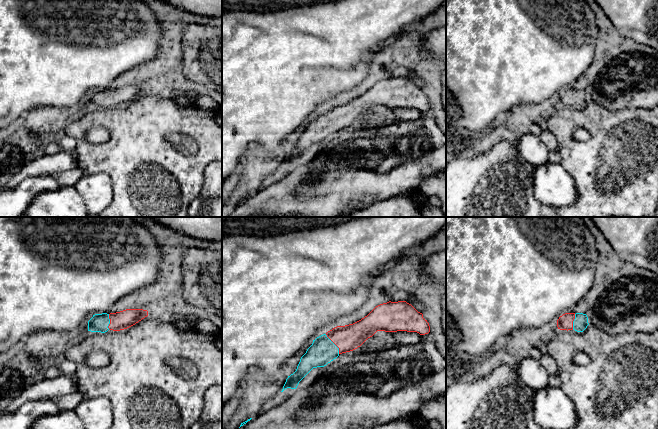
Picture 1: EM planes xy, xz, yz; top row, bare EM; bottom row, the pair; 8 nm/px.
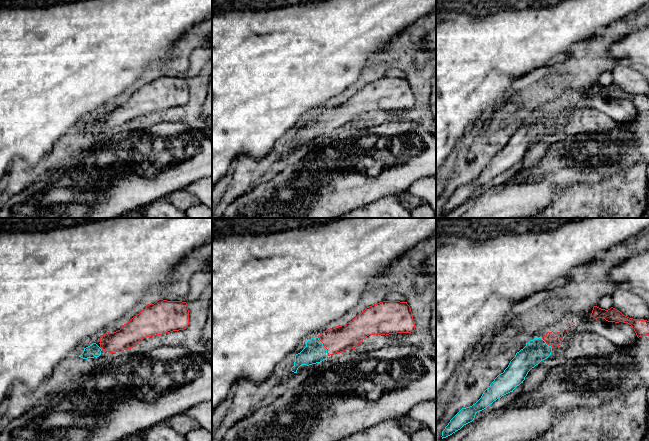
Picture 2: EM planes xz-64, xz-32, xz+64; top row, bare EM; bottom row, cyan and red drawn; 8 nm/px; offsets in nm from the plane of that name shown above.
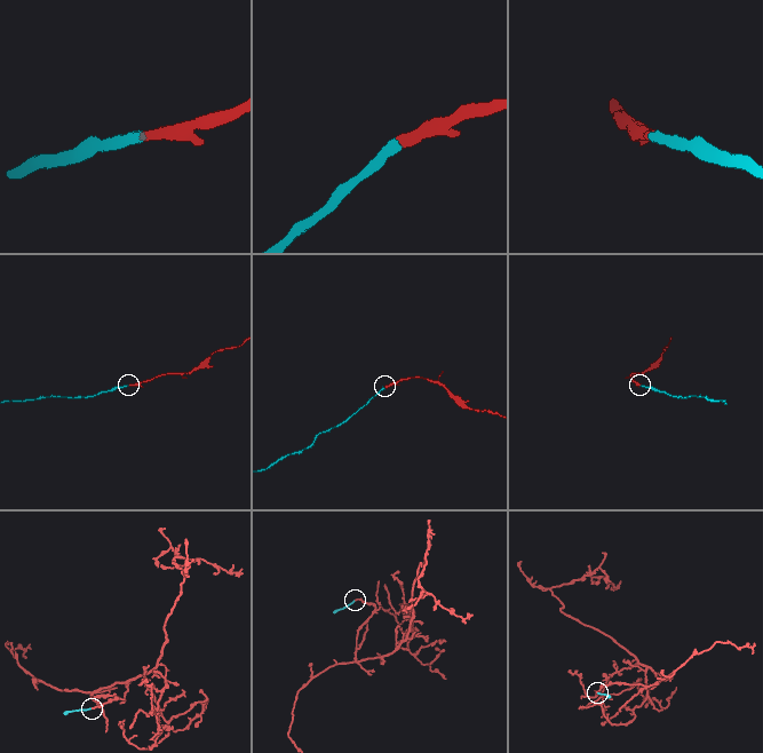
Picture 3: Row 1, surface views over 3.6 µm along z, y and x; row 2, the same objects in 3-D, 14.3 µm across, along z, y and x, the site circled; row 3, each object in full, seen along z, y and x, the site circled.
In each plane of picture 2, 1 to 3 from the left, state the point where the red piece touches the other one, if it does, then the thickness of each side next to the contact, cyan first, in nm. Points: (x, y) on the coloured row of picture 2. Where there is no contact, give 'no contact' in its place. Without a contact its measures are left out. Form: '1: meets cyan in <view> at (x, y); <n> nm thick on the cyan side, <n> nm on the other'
1: no contact
2: meets cyan in xz-32 at (323, 346); 170 nm thick on the cyan side, 220 nm on the other
3: meets cyan in xz+64 at (543, 340); 190 nm thick on the cyan side, 120 nm on the other

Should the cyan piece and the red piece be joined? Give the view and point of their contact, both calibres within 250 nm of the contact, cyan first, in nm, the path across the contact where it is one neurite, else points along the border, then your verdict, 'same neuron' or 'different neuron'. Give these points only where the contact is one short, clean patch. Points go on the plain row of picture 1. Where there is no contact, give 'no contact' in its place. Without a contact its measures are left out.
xz (334, 120) | 200/220 nm | across xz (322, 127), (334, 120), (340, 115), (347, 114) | same neuron

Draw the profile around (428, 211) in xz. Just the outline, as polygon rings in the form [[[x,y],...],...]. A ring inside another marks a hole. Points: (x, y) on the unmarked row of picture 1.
[[[427,204],[421,211],[423,217],[445,217],[441,207],[435,207]]]

